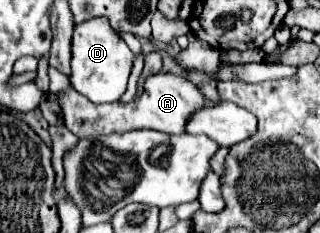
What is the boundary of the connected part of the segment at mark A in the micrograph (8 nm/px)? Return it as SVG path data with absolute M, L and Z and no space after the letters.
M49 68L49 94L57 96L57 104L63 112L65 126L79 138L91 134L109 134L109 132L127 132L127 130L141 130L151 128L157 132L167 134L183 134L185 122L189 114L207 104L205 96L183 76L175 74L153 74L145 80L141 96L133 98L131 102L113 102L113 104L93 104L89 98L77 94L73 86L69 86L67 74L61 74L55 68Z

